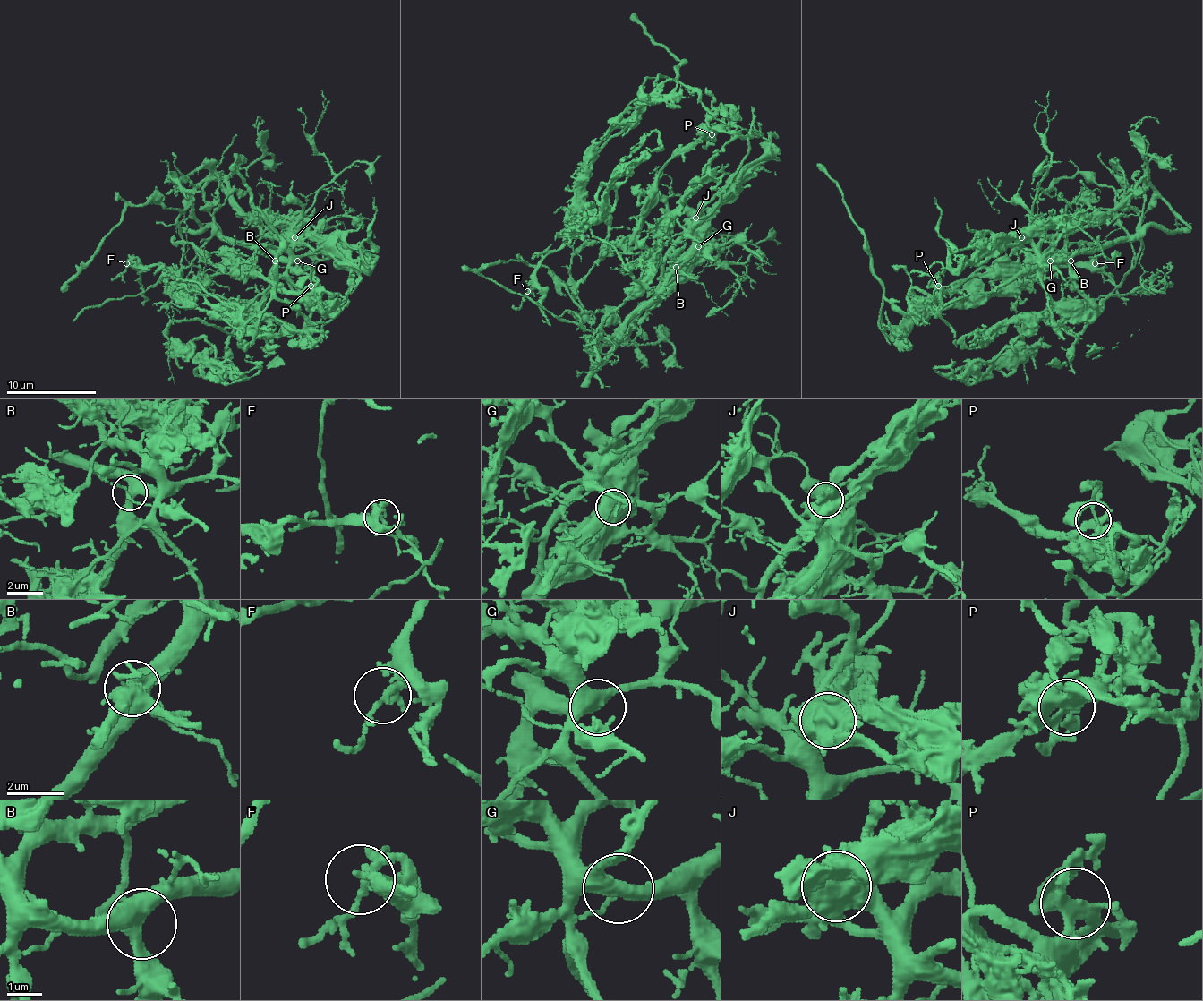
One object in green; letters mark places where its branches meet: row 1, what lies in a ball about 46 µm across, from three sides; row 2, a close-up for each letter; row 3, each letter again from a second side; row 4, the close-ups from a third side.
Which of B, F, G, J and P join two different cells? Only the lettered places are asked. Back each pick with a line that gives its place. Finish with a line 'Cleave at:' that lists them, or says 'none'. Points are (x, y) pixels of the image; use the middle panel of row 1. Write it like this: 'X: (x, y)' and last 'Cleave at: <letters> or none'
J: (695, 218)
Cleave at: J

